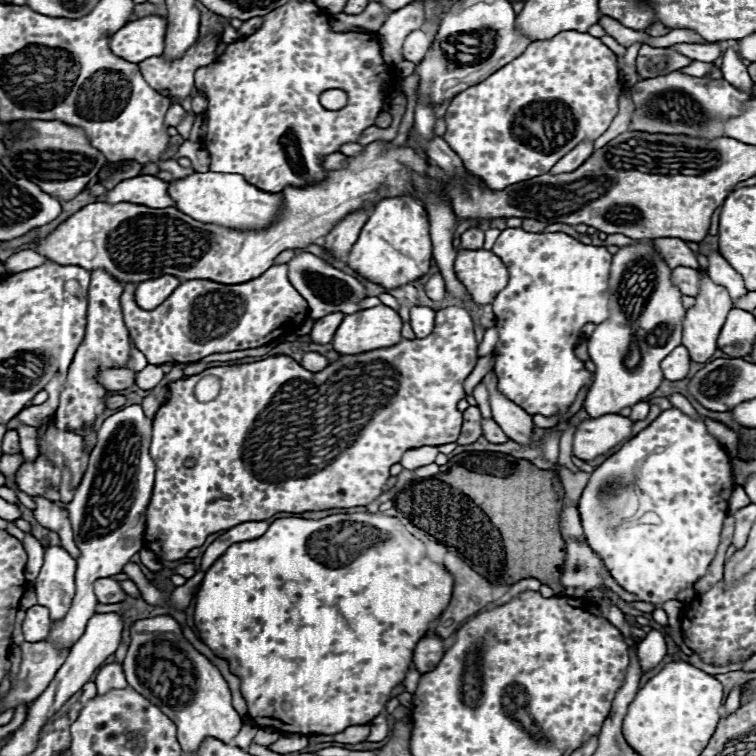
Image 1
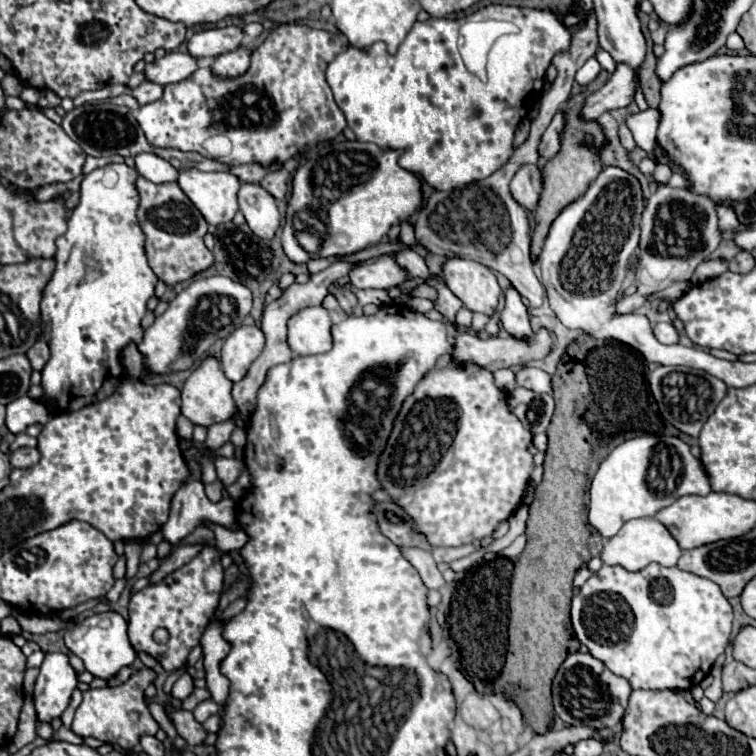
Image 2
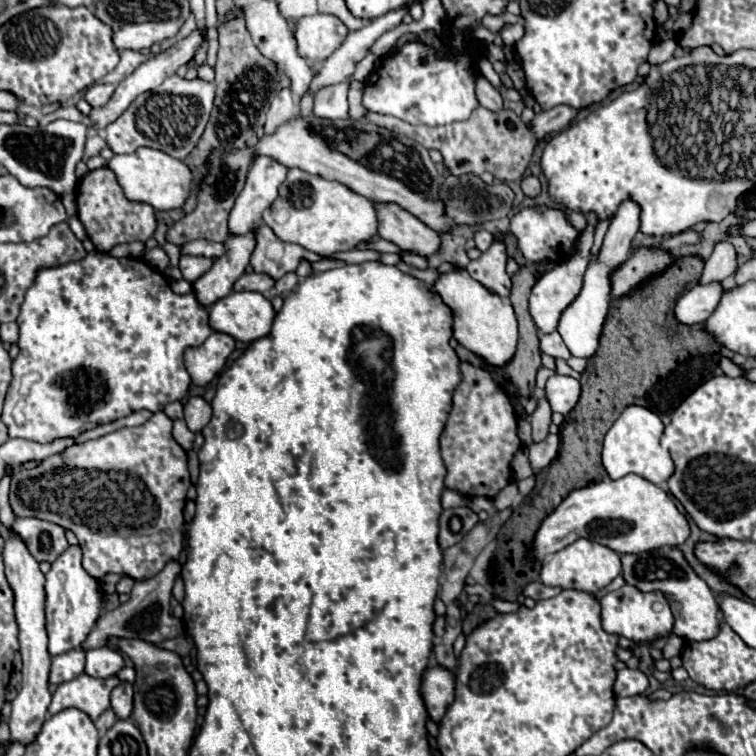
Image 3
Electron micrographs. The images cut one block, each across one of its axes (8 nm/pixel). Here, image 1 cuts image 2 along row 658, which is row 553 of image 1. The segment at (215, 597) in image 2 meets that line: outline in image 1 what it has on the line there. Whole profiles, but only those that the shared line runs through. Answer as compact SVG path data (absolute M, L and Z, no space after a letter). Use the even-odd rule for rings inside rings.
M448 306L436 312L436 326L434 332L426 338L416 340L402 340L390 348L378 348L362 354L342 354L336 362L330 362L322 372L310 372L302 368L294 358L280 354L280 356L268 356L258 362L238 364L238 366L220 366L220 368L208 368L202 374L176 380L168 384L172 396L160 406L160 410L154 416L154 430L152 430L152 444L150 444L150 456L156 462L156 482L150 506L146 510L146 532L144 542L146 548L150 548L160 560L180 560L184 558L192 548L198 548L206 542L210 534L216 534L220 530L228 530L242 522L258 522L268 520L276 512L310 512L310 510L328 510L328 508L352 508L352 506L366 506L372 500L376 500L382 494L382 488L386 480L390 478L390 466L400 462L400 456L406 450L420 448L420 446L440 446L448 442L456 442L462 426L462 412L456 408L464 394L464 380L474 370L478 354L476 354L478 342L474 338L474 322L468 314L468 310L458 306ZM204 376L216 376L220 378L220 394L210 402L198 402L194 398L194 386ZM192 458L194 466L186 468L184 462Z

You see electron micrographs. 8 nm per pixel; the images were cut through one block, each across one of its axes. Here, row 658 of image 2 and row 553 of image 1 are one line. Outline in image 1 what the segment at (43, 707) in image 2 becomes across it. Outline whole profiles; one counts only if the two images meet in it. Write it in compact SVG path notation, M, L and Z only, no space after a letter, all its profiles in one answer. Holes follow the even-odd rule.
M48 546L34 588L38 594L38 604L50 610L52 620L64 618L72 604L76 592L74 574L76 560L62 546Z

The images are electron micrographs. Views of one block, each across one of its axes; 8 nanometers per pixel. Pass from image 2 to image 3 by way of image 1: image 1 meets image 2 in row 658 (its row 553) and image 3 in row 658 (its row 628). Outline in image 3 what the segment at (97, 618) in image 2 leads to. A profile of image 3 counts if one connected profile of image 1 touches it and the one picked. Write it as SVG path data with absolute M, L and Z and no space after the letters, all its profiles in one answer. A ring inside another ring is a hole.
M78 648L78 650L70 650L70 652L54 656L52 664L50 664L50 678L48 678L50 688L82 674L84 672L84 654L86 652L82 648Z

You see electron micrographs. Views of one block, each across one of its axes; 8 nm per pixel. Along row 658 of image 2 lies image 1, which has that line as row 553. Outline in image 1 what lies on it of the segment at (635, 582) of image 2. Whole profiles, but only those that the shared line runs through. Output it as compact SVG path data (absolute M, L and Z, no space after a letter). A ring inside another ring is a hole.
M670 408L670 410L664 410L648 428L644 428L640 434L636 434L632 440L628 440L616 454L612 454L606 462L602 462L592 474L590 474L590 480L588 480L588 486L584 488L582 492L582 498L580 498L580 504L578 504L578 512L580 512L580 518L582 518L582 528L584 528L584 536L588 540L588 544L592 546L592 550L596 554L600 554L600 558L606 562L612 578L626 590L626 592L632 592L636 594L642 602L652 602L656 608L662 608L662 602L666 600L674 600L676 594L682 590L682 588L688 588L692 586L696 580L700 580L712 558L716 556L716 550L718 550L718 544L720 544L720 530L722 530L722 520L724 516L728 514L728 500L730 500L730 494L734 490L734 480L732 480L732 464L730 464L730 456L726 454L726 450L722 448L722 444L708 434L706 426L702 420L692 420L688 418L686 414L682 414L680 410L676 408Z

